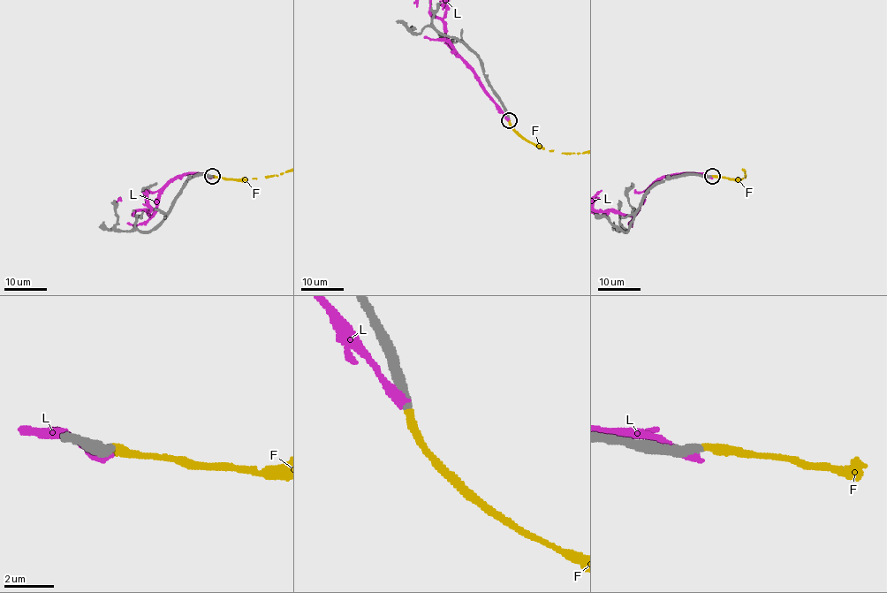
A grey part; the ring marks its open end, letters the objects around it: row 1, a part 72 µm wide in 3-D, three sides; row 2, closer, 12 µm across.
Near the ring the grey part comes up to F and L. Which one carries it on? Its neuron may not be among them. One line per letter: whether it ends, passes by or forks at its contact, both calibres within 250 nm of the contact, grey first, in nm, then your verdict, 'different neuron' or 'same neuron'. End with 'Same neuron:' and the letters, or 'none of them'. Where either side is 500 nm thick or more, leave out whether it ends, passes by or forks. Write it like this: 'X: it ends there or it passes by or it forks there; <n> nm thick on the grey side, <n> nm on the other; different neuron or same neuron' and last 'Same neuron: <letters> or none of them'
F: it ends there; 360 nm thick on the grey side, 260 nm on the other; same neuron
L: 500 nm thick on the grey side, 440 nm on the other; different neuron
Same neuron: F

